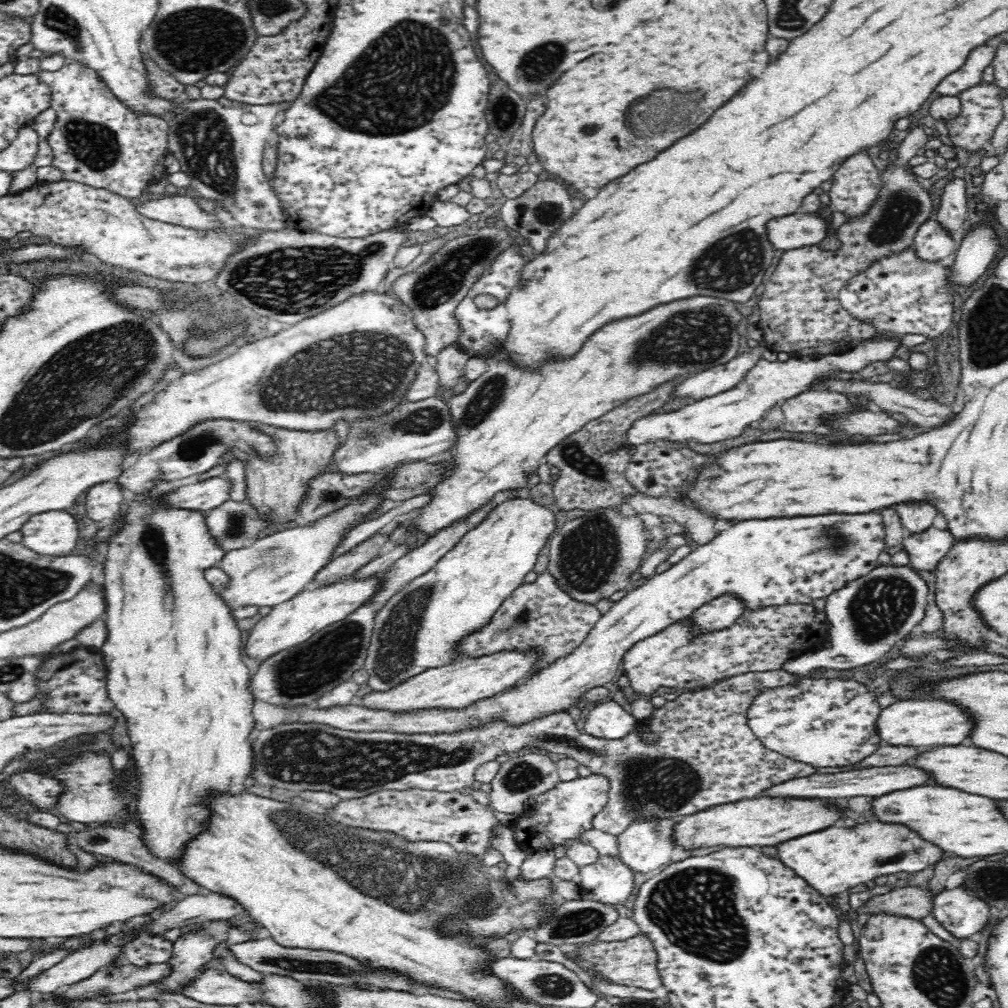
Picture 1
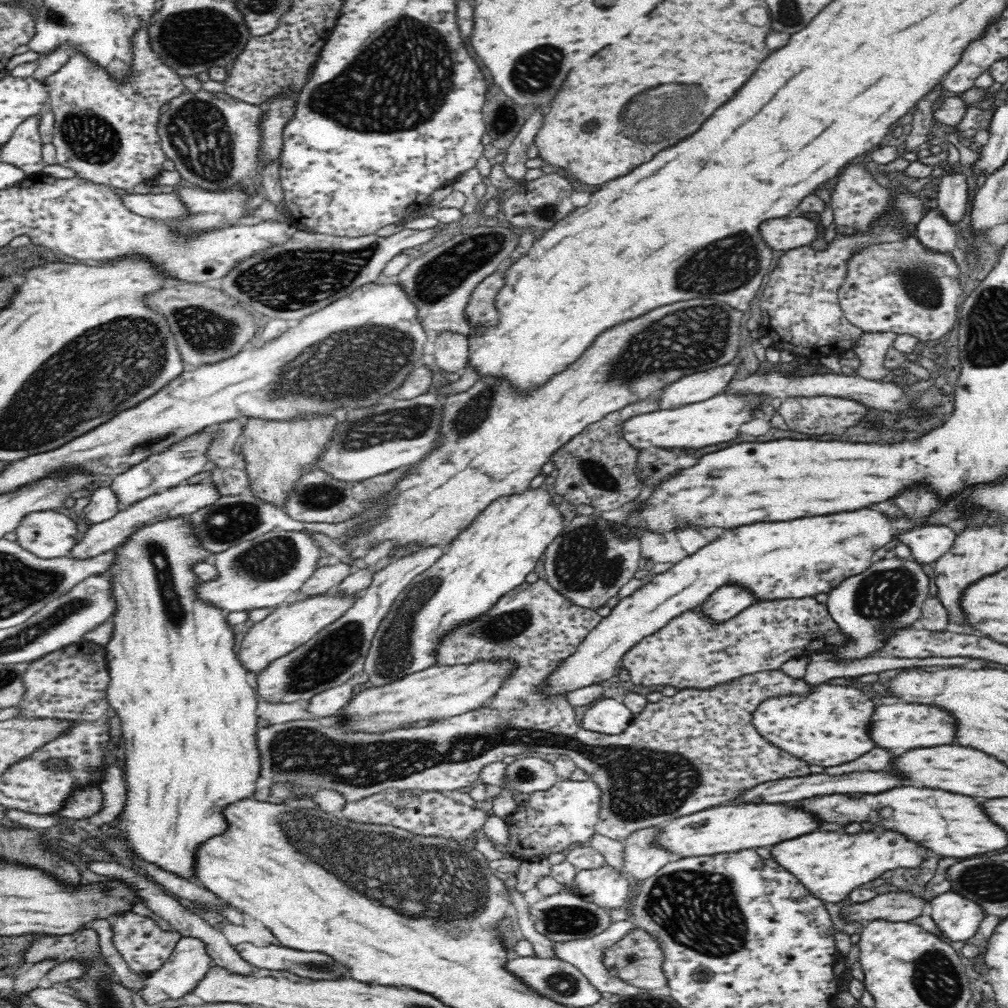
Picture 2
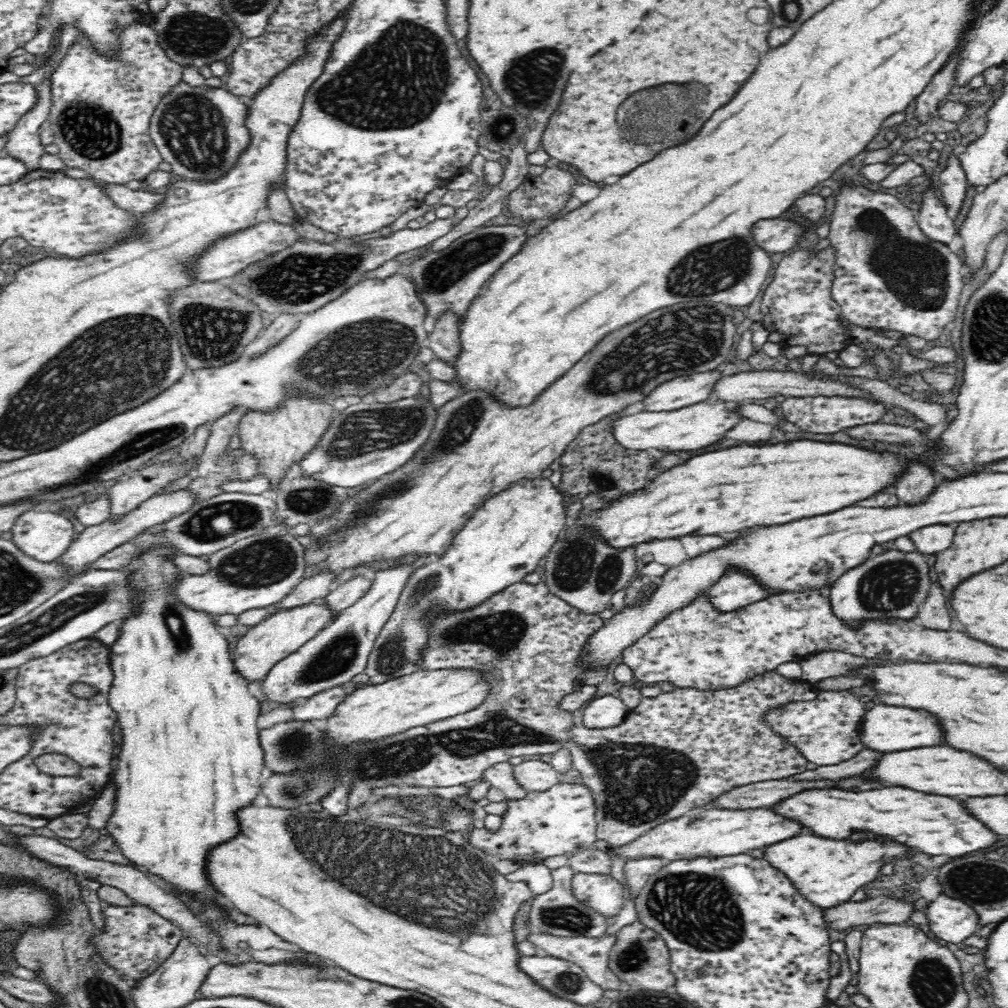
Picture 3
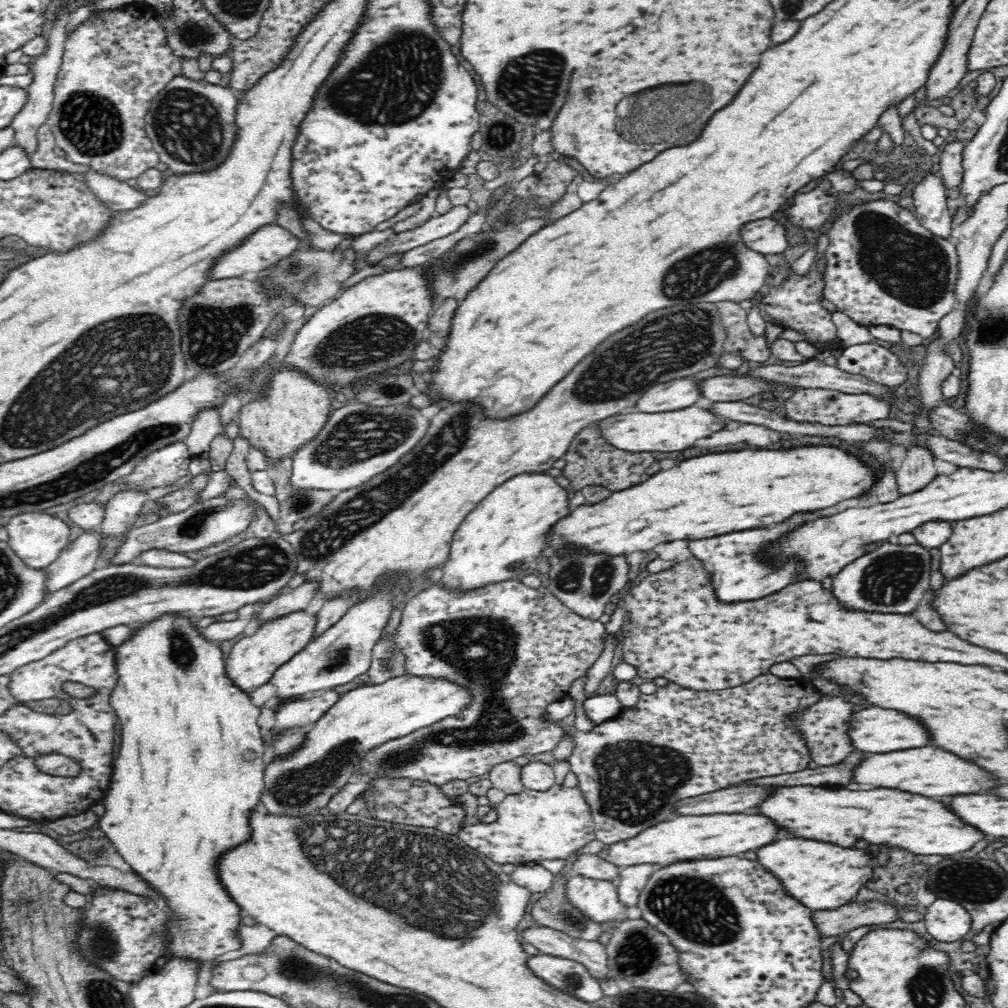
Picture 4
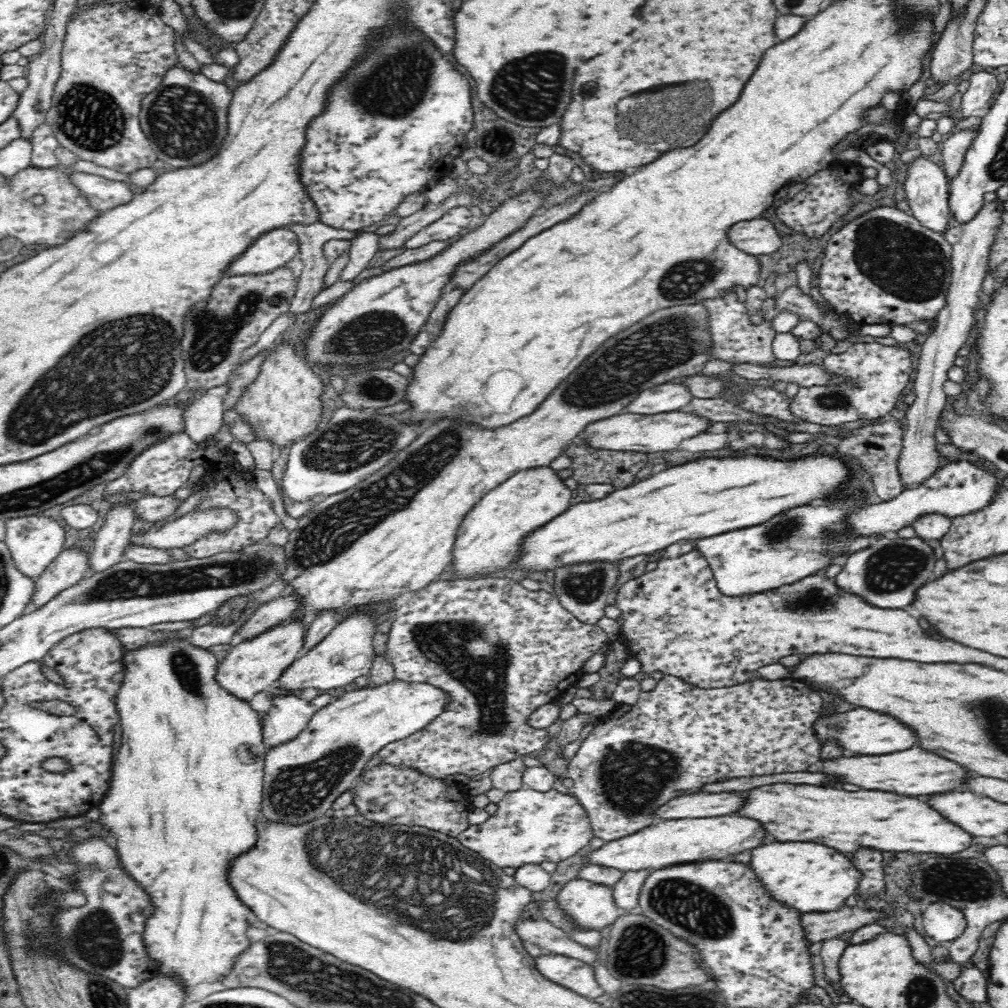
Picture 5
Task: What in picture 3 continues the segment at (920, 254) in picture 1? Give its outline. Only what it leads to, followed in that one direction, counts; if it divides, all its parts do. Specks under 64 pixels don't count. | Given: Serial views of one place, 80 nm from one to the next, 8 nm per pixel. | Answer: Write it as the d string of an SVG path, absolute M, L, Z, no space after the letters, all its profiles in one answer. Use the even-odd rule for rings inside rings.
M929 187L922 195L922 205L916 217L925 238L945 246L954 240L957 228L954 225L953 215L943 206L934 187Z

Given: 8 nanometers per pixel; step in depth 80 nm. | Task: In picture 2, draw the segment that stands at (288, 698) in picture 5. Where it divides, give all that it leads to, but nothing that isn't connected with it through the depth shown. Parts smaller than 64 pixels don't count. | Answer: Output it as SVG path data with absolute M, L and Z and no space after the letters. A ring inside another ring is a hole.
M346 681L336 688L330 688L329 691L324 690L314 696L313 700L310 700L308 711L318 719L325 716L336 716L341 709L350 703L353 697L354 684Z

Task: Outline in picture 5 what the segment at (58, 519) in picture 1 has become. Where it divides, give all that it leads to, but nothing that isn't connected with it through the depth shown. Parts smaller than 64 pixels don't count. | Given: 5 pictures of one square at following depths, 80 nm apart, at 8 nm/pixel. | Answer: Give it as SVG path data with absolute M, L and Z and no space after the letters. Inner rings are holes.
M30 515L25 517L11 518L5 521L5 540L12 557L16 559L18 568L30 577L38 578L46 567L64 550L66 544L66 530L58 524L56 518Z

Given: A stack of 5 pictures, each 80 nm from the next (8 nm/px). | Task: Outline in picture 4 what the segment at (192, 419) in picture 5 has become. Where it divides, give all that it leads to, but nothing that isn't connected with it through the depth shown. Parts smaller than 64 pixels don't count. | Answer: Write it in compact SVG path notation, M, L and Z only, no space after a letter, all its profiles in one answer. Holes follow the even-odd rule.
M210 408L198 416L190 435L184 441L190 454L202 457L209 452L210 442L224 431L220 427L218 415L218 411Z

